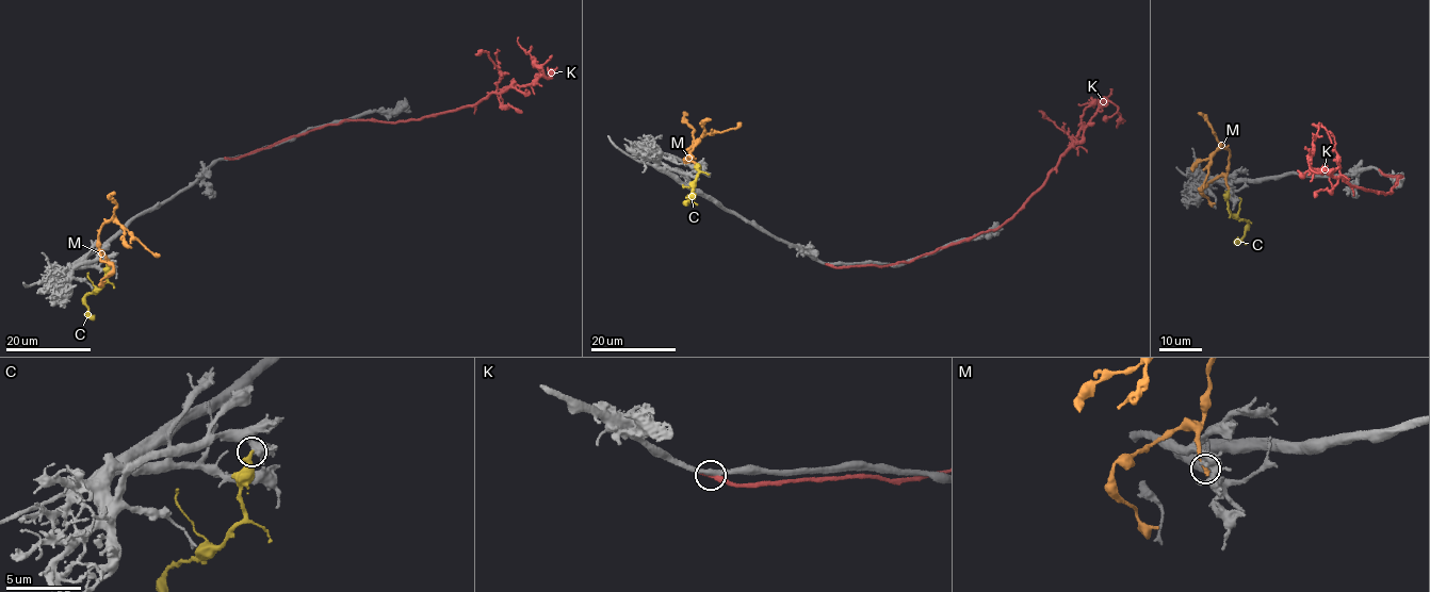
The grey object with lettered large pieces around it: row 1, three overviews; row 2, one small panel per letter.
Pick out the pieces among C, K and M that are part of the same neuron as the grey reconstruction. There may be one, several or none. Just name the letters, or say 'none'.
none

